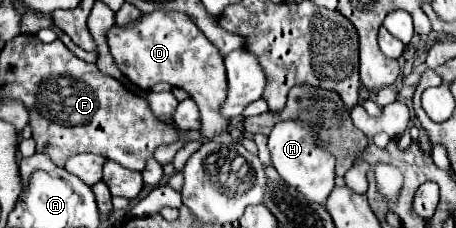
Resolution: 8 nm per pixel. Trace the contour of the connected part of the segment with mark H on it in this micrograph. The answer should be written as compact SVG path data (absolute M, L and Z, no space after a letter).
M281 121L273 127L269 135L271 165L277 173L299 193L303 193L313 203L325 203L331 189L335 187L335 157L321 147L315 147L313 131L301 121Z

